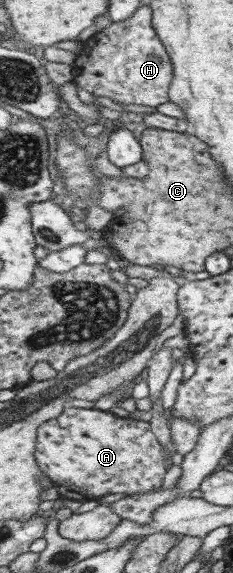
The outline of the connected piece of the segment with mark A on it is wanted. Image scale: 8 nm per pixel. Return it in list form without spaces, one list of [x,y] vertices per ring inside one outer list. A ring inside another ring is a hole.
[[[65,408],[59,418],[43,422],[37,431],[35,461],[39,471],[50,478],[61,499],[89,501],[107,494],[153,492],[163,484],[168,471],[166,452],[151,431],[150,423],[131,418],[119,418],[111,412],[89,408]]]

